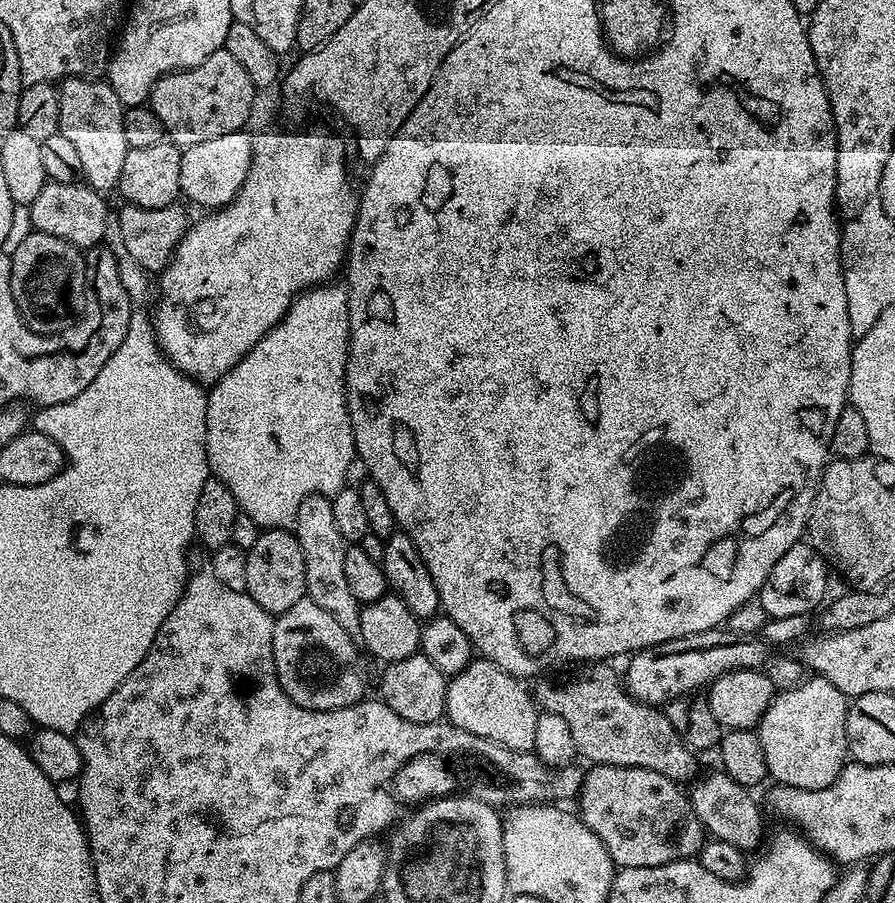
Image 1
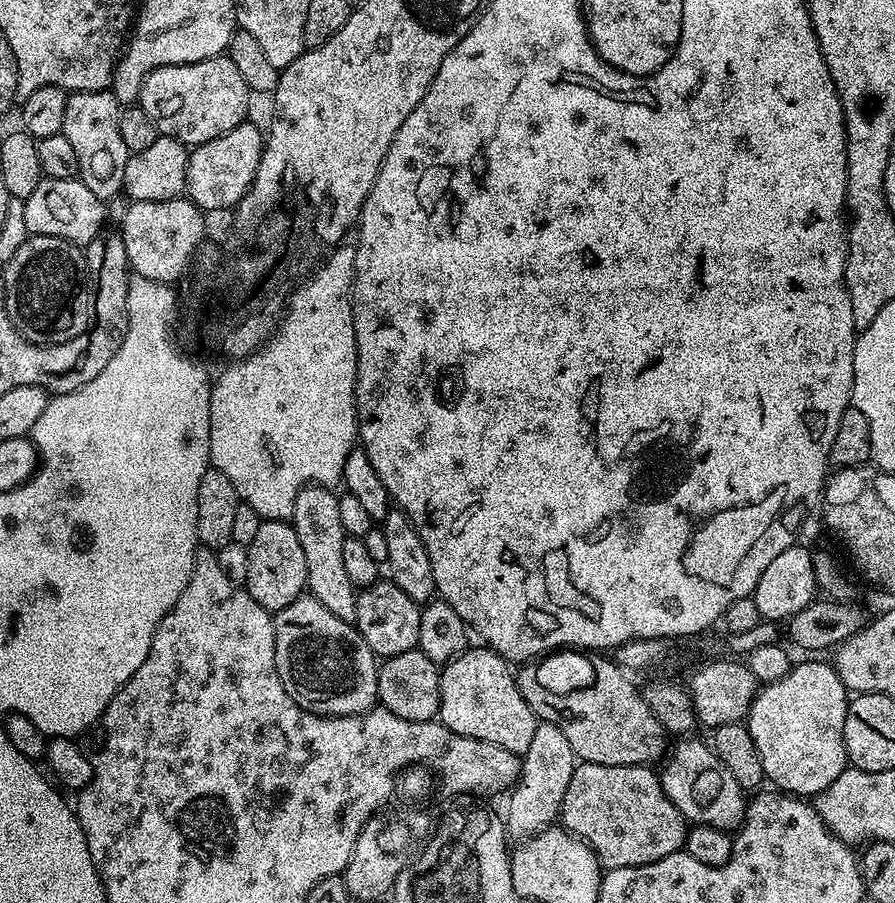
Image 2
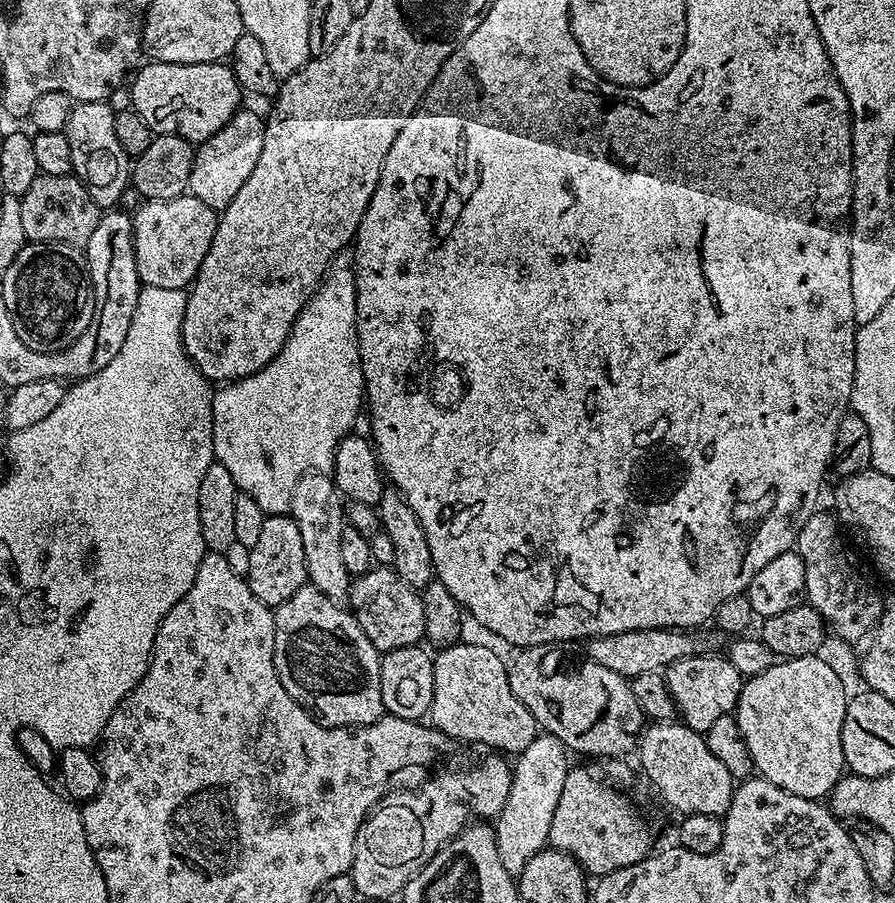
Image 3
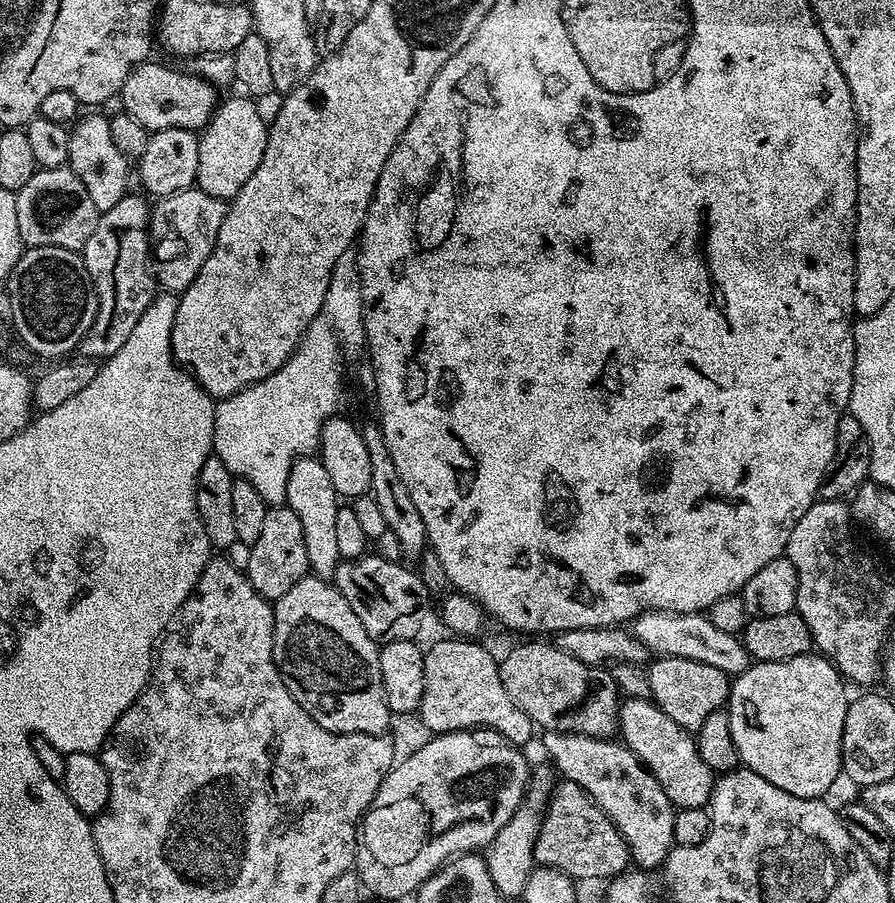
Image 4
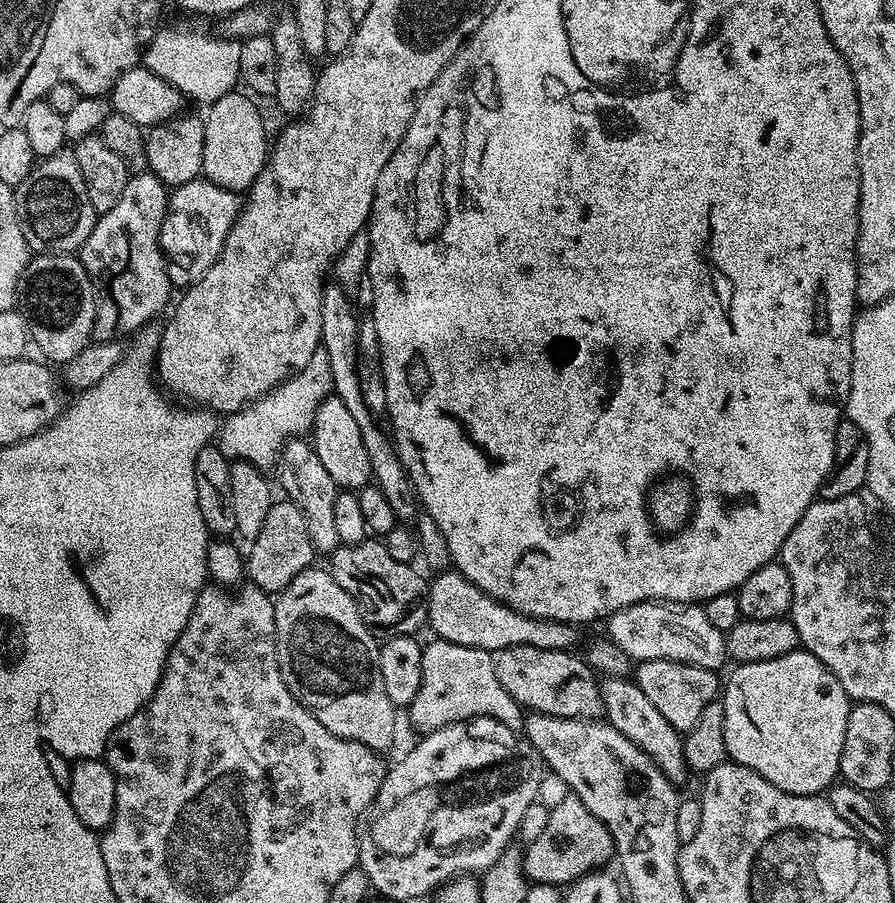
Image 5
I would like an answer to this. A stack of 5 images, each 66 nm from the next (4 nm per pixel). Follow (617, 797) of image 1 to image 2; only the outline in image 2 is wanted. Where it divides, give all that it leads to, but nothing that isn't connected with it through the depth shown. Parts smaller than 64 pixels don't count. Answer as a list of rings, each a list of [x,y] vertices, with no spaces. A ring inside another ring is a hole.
[[[580,762],[570,778],[570,786],[566,786],[559,823],[579,840],[585,840],[605,869],[633,868],[658,862],[683,849],[684,840],[688,837],[689,821],[684,819],[678,806],[674,806],[674,802],[664,793],[659,775],[655,771],[651,772],[652,770],[643,764],[602,766]]]

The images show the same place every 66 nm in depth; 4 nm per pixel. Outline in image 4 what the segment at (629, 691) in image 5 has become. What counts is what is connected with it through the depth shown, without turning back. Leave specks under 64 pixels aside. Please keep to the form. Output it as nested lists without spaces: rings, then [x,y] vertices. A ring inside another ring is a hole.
[[[631,697],[621,703],[618,713],[618,736],[629,750],[634,753],[643,764],[658,778],[658,786],[666,790],[666,798],[677,809],[702,808],[712,799],[712,789],[716,787],[717,773],[702,760],[702,754],[698,754],[698,746],[693,733],[686,731],[670,714],[666,714],[651,699]]]

